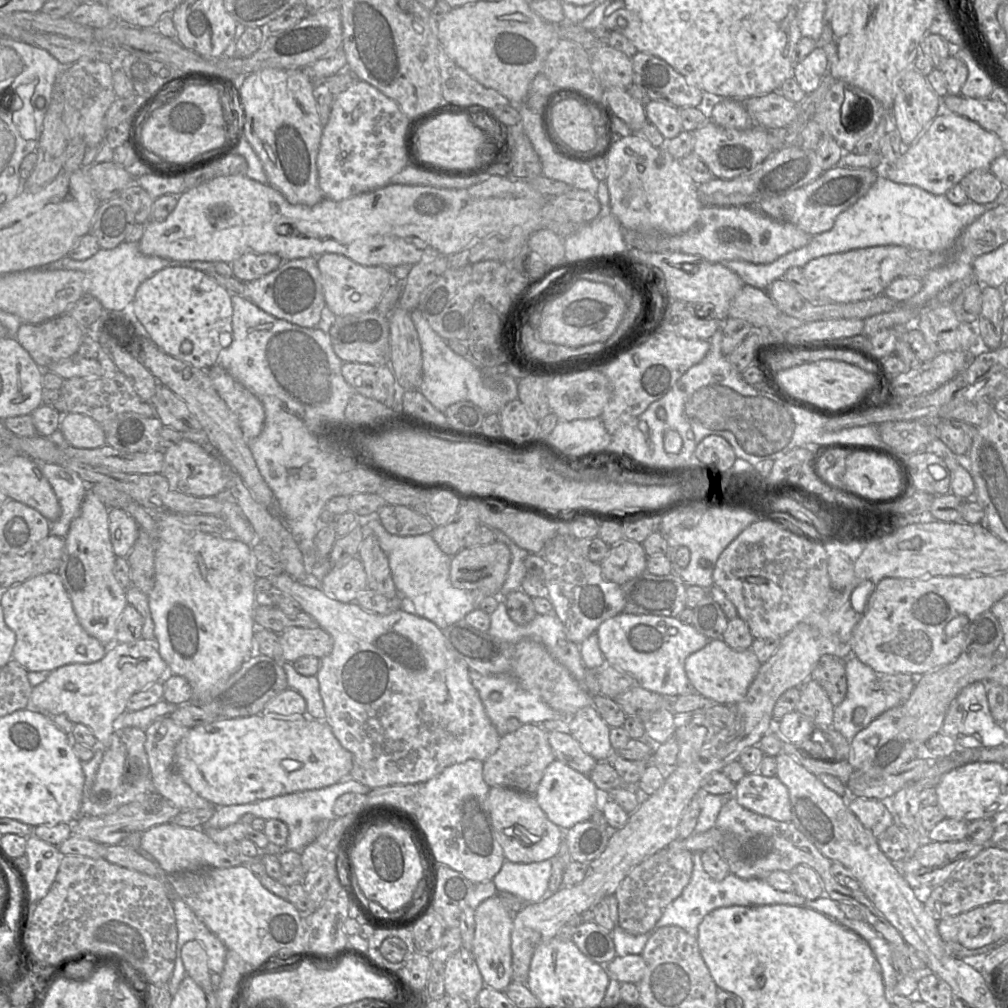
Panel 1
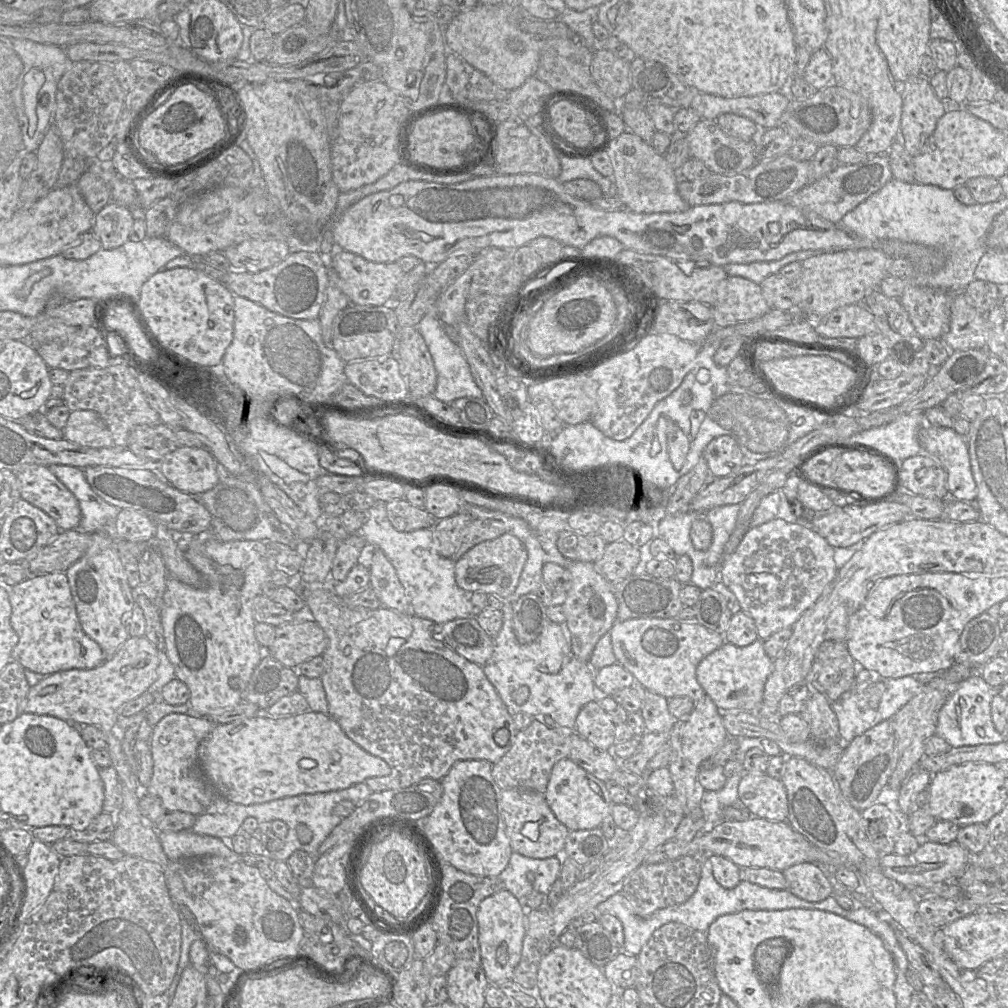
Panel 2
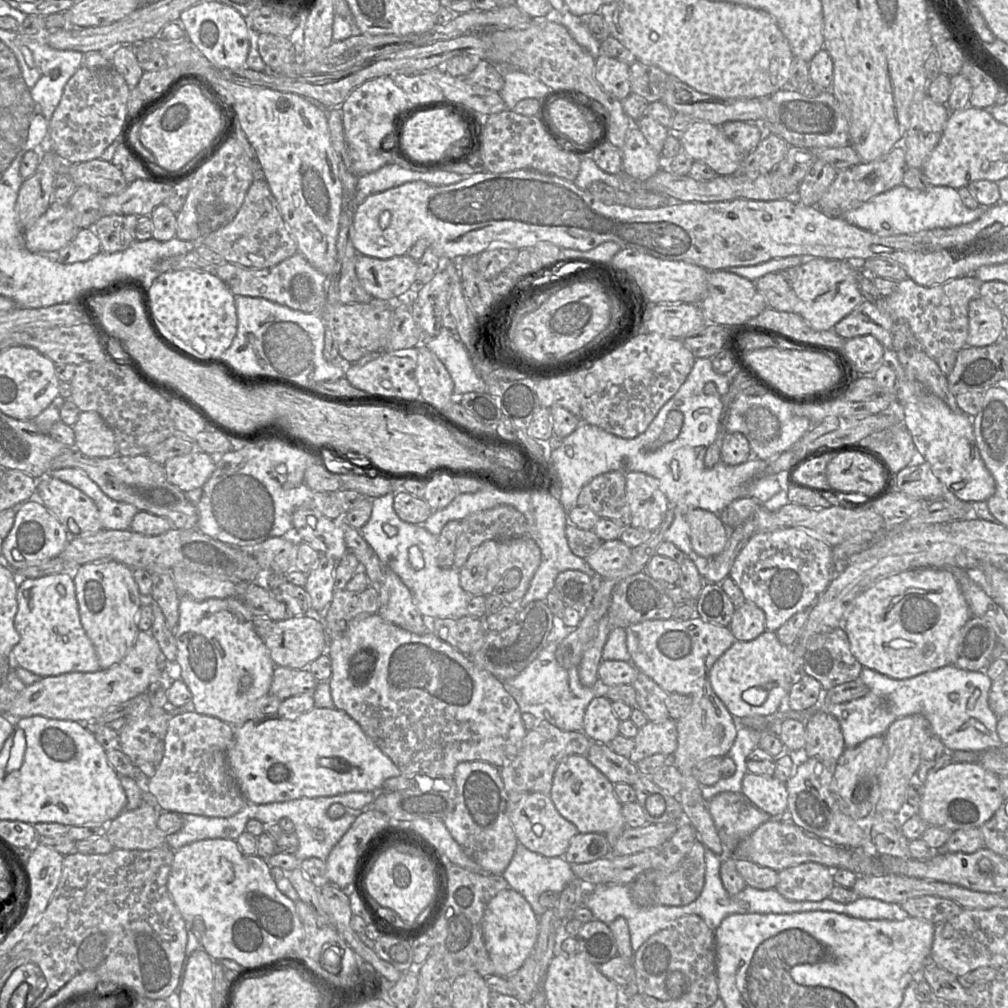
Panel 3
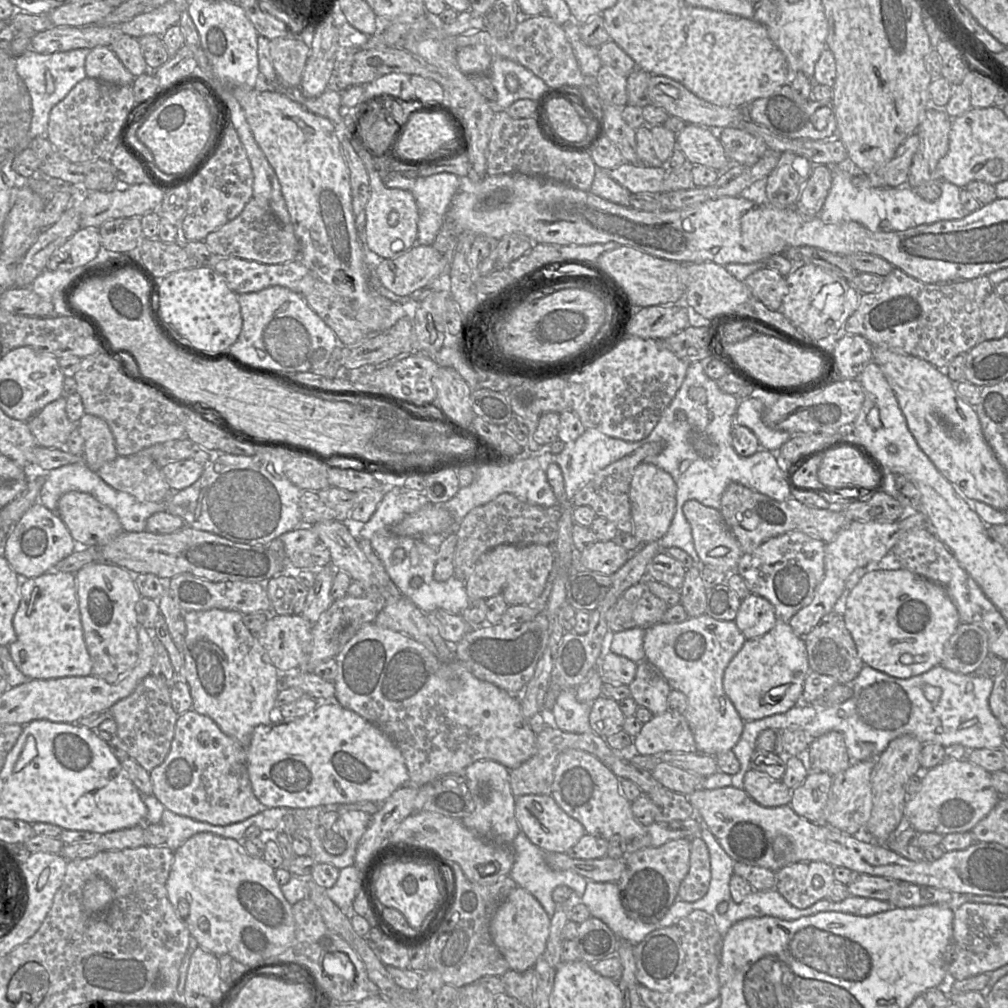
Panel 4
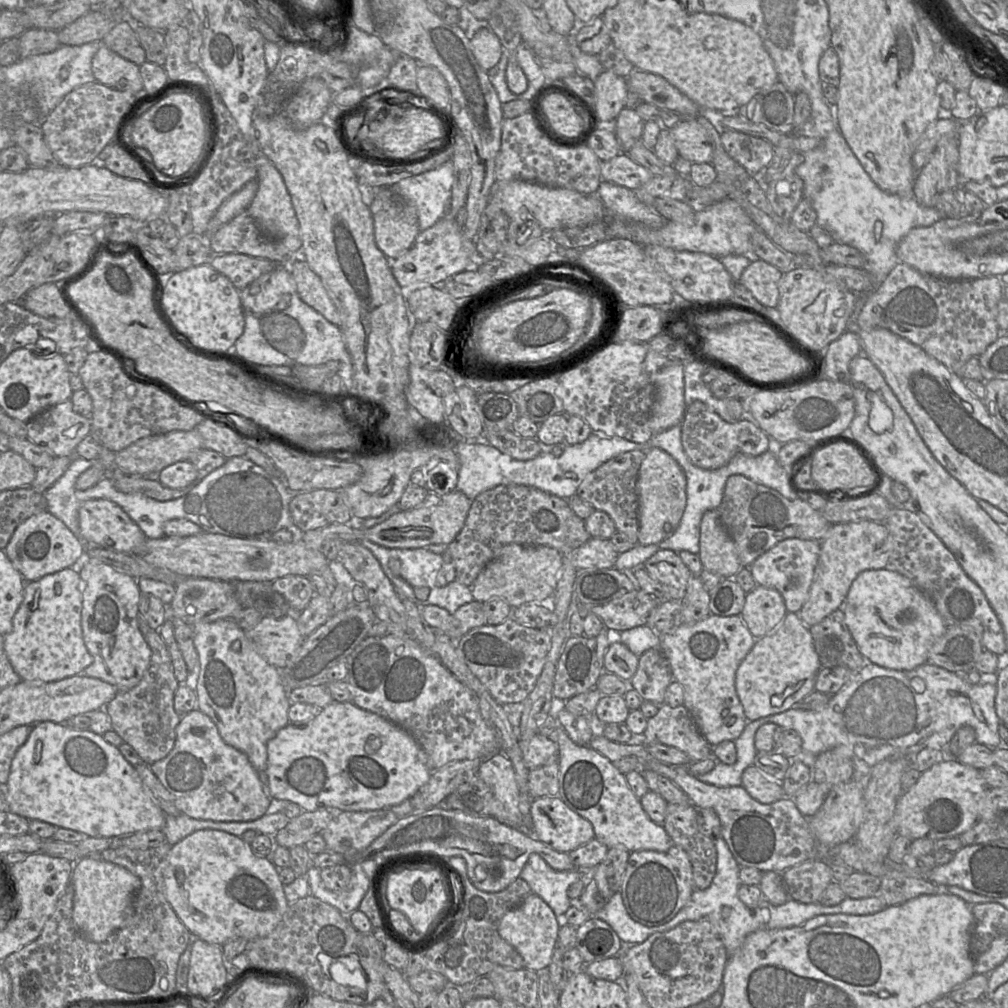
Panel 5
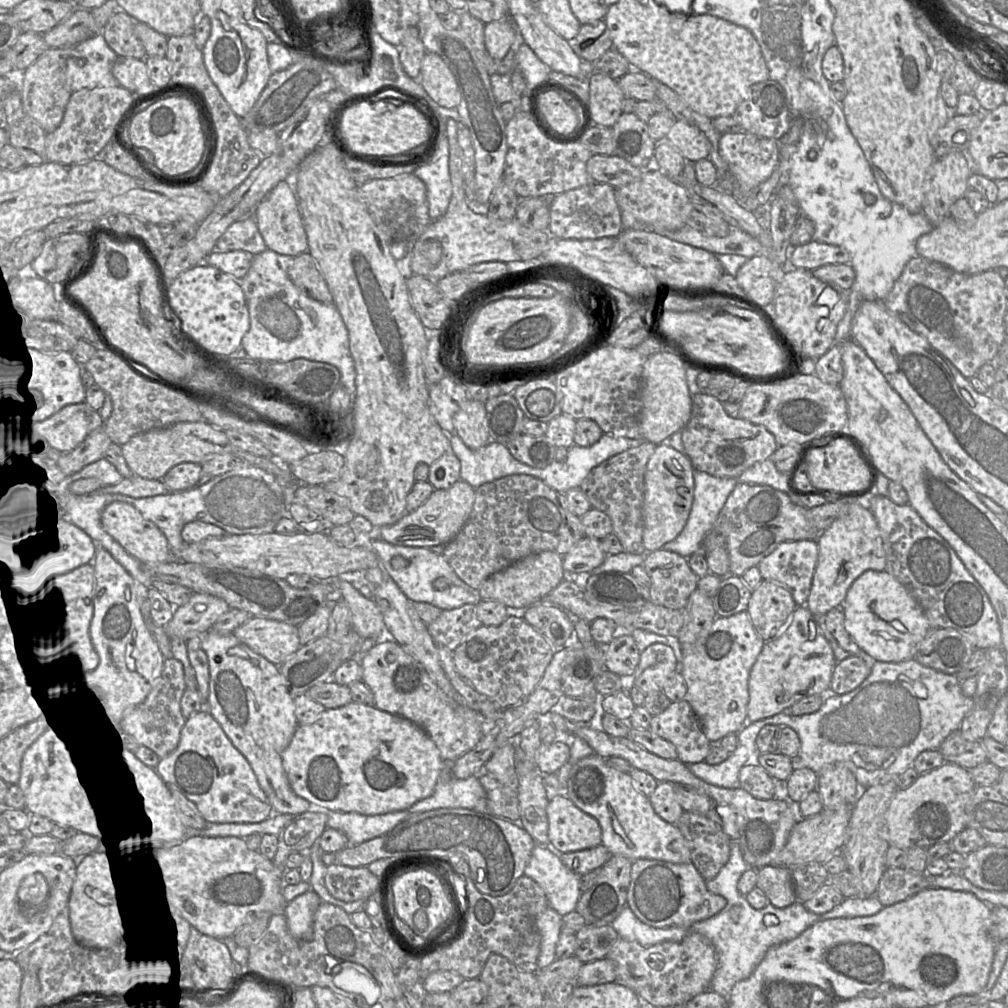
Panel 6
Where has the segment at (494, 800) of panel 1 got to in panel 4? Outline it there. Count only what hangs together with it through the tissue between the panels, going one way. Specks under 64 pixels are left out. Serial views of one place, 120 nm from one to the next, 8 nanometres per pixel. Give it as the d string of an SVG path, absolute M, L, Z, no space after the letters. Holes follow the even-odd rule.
M522 795L515 799L515 817L520 830L544 852L567 853L586 834L583 825L566 814L551 795Z

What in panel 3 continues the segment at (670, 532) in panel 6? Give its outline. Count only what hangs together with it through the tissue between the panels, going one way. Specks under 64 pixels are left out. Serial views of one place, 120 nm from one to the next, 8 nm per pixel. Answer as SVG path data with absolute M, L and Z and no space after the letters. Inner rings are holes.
M643 472L626 473L626 496L631 512L631 526L655 530L662 522L668 509L668 500L660 489L659 481Z

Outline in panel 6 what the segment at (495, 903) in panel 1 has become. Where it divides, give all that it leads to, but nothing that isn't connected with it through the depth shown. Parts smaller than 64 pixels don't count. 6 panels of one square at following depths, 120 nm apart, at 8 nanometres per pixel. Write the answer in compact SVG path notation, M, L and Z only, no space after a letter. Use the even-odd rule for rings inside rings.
M551 907L537 916L536 929L540 935L538 969L549 966L557 959L555 955L556 945L563 927L562 916Z

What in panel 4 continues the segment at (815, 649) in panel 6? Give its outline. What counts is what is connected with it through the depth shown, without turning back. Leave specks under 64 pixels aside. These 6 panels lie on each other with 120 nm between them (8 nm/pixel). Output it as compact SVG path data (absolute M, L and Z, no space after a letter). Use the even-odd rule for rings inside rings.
M785 622L776 625L761 637L748 639L733 657L723 675L723 688L744 721L759 720L767 716L784 713L801 703L804 682L810 672L804 637L797 636Z

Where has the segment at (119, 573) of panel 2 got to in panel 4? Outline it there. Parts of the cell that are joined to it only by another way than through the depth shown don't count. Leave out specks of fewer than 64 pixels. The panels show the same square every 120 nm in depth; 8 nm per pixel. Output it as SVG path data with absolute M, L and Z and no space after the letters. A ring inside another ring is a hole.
M107 562L87 564L75 573L83 636L92 660L91 674L115 684L138 659L136 605L142 597L128 570Z

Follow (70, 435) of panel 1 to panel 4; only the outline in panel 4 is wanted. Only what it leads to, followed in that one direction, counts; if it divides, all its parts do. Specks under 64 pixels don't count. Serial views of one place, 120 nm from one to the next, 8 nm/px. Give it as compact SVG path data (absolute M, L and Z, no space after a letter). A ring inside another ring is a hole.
M85 413L77 427L84 438L83 461L91 471L97 472L118 456L115 439L105 419Z

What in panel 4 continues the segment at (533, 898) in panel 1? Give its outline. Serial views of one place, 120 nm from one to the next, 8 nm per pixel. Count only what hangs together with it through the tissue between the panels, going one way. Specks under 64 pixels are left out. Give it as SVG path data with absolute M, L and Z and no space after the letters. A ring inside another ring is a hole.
M520 831L510 845L513 853L514 861L509 877L511 877L519 887L531 893L542 905L548 916L551 918L557 908L557 904L552 899L552 892L558 886L567 886L572 889L573 894L582 897L588 880L569 870L556 871L551 869L545 860L546 853L542 849L534 845L527 836Z

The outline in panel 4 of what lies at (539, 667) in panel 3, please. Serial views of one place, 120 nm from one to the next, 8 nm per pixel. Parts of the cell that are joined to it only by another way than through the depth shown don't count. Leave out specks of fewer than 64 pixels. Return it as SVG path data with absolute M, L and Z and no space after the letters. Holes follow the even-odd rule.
M575 690L562 691L552 708L558 728L570 733L587 733L591 731L590 711L591 704L579 702L575 696Z

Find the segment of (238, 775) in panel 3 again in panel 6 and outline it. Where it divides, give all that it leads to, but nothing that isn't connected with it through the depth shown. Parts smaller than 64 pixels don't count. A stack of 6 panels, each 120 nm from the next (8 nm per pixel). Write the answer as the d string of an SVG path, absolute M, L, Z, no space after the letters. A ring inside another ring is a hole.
M356 702L326 709L316 721L298 725L281 757L289 784L298 796L329 811L363 815L407 810L433 793L445 764L449 764L445 763L434 741L420 726L374 705Z

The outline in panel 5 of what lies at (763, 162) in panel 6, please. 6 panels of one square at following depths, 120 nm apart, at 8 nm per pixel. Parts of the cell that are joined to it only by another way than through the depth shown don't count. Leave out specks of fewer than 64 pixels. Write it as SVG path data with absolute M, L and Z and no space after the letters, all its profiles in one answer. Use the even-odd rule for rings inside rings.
M722 129L720 138L727 154L753 176L760 176L773 158L774 147L763 138L732 129Z

